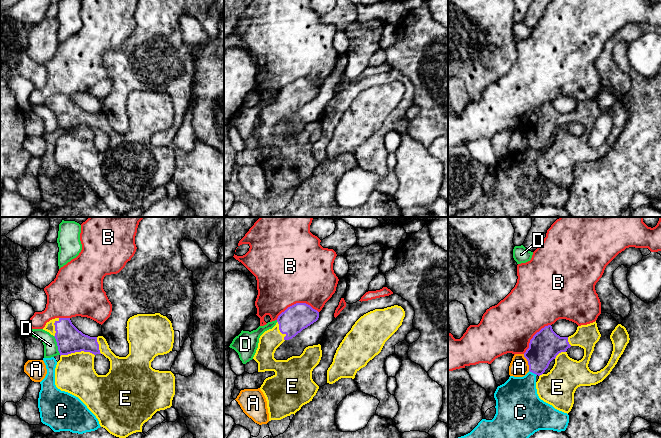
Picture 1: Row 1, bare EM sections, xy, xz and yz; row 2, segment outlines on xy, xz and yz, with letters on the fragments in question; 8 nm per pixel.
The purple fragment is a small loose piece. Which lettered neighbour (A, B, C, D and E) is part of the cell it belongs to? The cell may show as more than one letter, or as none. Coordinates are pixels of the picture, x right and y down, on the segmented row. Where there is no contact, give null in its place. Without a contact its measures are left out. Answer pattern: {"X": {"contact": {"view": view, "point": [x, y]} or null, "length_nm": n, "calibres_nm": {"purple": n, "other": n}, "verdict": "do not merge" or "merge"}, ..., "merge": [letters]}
{"A": {"contact": {"view": "yz", "point": [528, 362]}, "length_nm": 140, "calibres_nm": {"purple": 240, "other": 150}, "verdict": "do not merge"}, "B": {"contact": {"view": "xz", "point": [296, 303]}, "length_nm": 360, "calibres_nm": {"purple": 220, "other": 500}, "verdict": "do not merge"}, "C": {"contact": {"view": "yz", "point": [533, 372]}, "length_nm": 80, "calibres_nm": {"purple": 240, "other": 320}, "verdict": "do not merge"}, "D": {"contact": {"view": "xy", "point": [57, 345]}, "length_nm": 160, "calibres_nm": {"purple": 220, "other": 110}, "verdict": "do not merge"}, "E": {"contact": {"view": "xy", "point": [77, 351]}, "length_nm": 280, "calibres_nm": {"purple": 220, "other": 320}, "verdict": "merge"}, "merge": ["E"]}

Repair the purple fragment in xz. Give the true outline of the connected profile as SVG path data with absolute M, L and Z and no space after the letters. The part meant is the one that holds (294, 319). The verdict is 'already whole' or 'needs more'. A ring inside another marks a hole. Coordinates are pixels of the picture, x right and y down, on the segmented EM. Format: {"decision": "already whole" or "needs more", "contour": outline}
{"decision": "needs more", "contour": "M296 303L282 312L276 325L265 331L259 338L258 348L253 359L258 363L258 372L274 371L275 374L264 380L260 387L263 392L269 413L269 421L281 420L294 414L316 395L319 386L312 379L312 371L319 364L322 357L321 345L308 346L300 356L292 356L287 360L276 360L274 353L285 341L292 339L303 329L307 328L319 318L319 312L306 303Z"}

